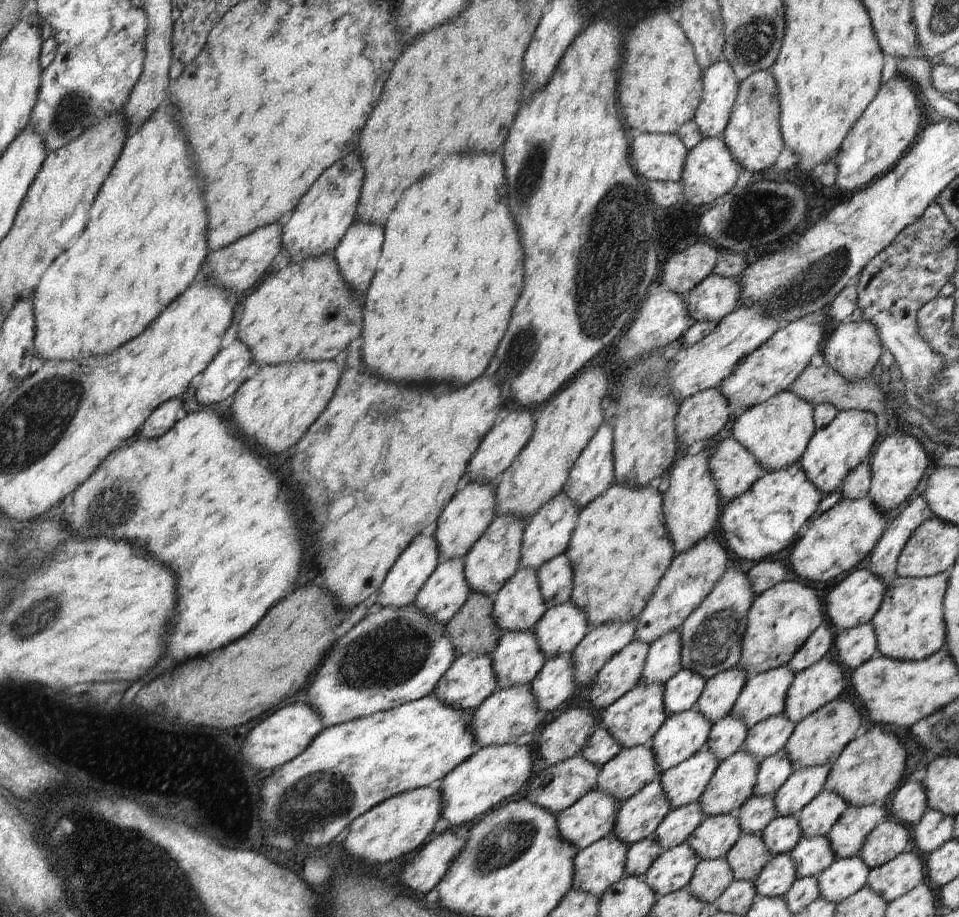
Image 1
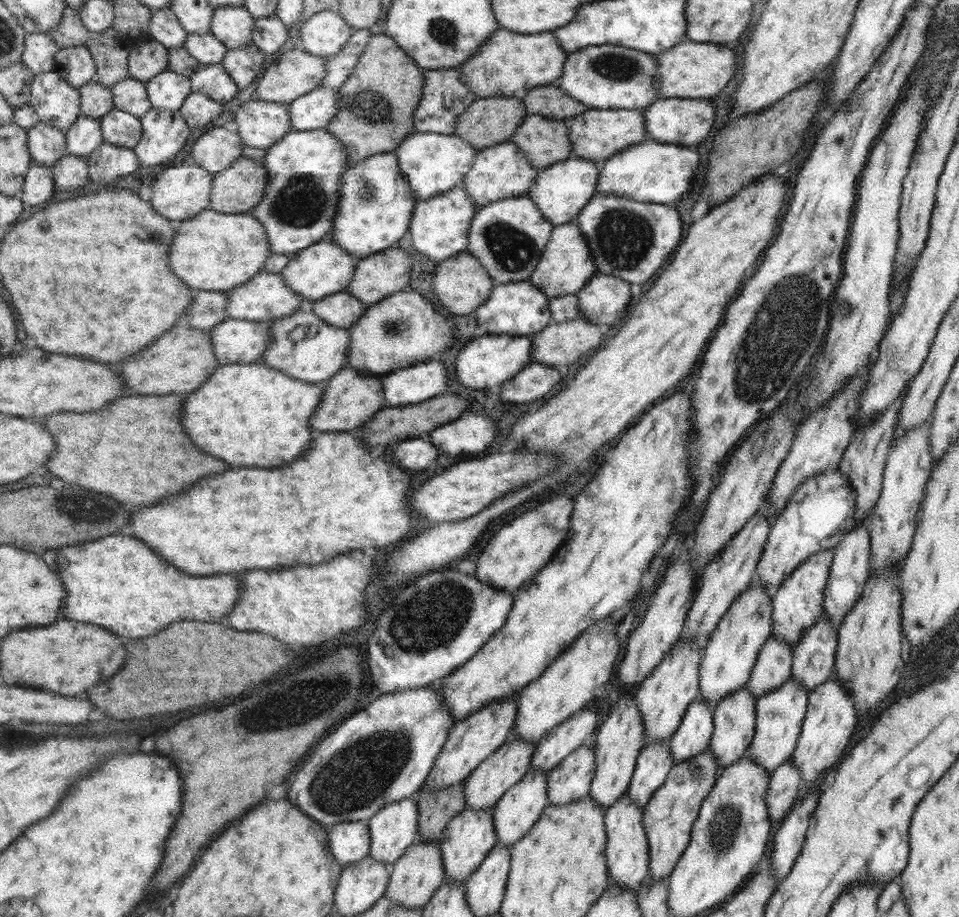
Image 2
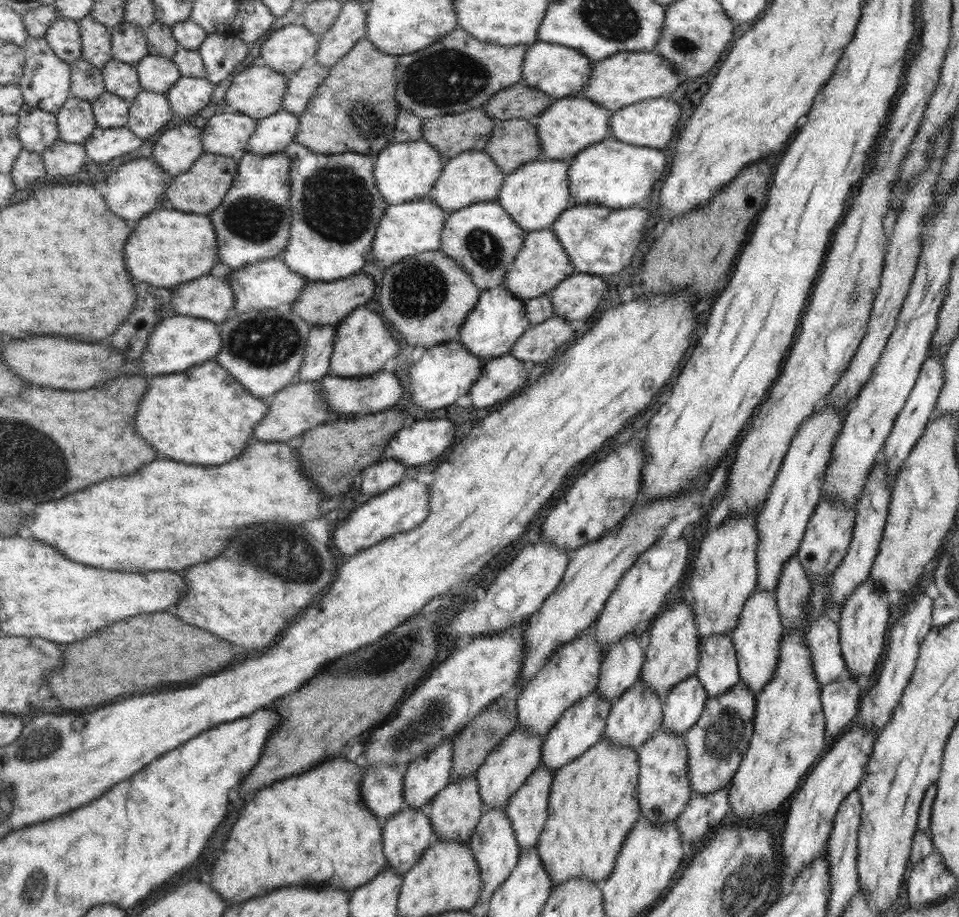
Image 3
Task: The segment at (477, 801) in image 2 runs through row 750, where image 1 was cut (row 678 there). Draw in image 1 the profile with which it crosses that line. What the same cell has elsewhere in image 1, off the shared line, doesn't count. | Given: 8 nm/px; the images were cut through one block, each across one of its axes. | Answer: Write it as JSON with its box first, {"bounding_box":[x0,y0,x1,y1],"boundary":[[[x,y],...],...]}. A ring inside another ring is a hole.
{"bounding_box":[490,630,546,689],"boundary":[[[530,630],[504,633],[498,641],[496,650],[490,655],[498,689],[508,689],[514,685],[529,685],[546,662],[534,632]]]}

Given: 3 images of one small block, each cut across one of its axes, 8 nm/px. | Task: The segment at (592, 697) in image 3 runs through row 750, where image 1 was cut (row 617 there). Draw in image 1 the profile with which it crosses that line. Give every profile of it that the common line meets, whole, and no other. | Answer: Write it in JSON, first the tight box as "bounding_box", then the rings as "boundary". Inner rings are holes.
{"bounding_box":[532,602,590,660],"boundary":[[[574,602],[549,608],[532,629],[546,660],[571,653],[590,632],[587,614]]]}

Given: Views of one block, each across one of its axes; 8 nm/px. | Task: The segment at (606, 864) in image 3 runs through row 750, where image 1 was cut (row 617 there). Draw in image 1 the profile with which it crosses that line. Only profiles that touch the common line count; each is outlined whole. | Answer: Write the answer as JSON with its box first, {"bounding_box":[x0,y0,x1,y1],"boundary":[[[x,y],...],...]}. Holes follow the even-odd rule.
{"bounding_box":[565,483,676,628],"boundary":[[[656,483],[648,487],[610,485],[606,492],[580,510],[565,555],[573,572],[570,602],[586,612],[590,628],[614,621],[636,620],[676,555],[665,525],[664,495],[658,491]]]}

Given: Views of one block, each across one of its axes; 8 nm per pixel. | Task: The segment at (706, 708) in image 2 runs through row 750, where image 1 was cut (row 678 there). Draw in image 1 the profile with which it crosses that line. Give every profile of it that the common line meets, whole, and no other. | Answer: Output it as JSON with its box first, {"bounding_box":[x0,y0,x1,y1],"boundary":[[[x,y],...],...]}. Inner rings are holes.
{"bounding_box":[664,669,707,717],"boundary":[[[680,669],[664,683],[664,712],[667,717],[695,708],[707,680],[688,669]]]}

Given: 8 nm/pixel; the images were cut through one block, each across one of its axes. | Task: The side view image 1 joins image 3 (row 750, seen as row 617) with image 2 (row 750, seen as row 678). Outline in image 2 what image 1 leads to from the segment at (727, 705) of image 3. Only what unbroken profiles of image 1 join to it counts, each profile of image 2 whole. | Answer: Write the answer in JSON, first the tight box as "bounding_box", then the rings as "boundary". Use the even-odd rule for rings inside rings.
{"bounding_box":[643,748,722,880],"boundary":[[[707,748],[698,756],[675,764],[670,769],[667,780],[653,793],[651,801],[644,806],[643,824],[650,848],[649,878],[660,880],[670,876],[672,869],[690,843],[691,828],[698,819],[704,798],[716,784],[720,770],[722,768],[719,768],[717,758]]]}

